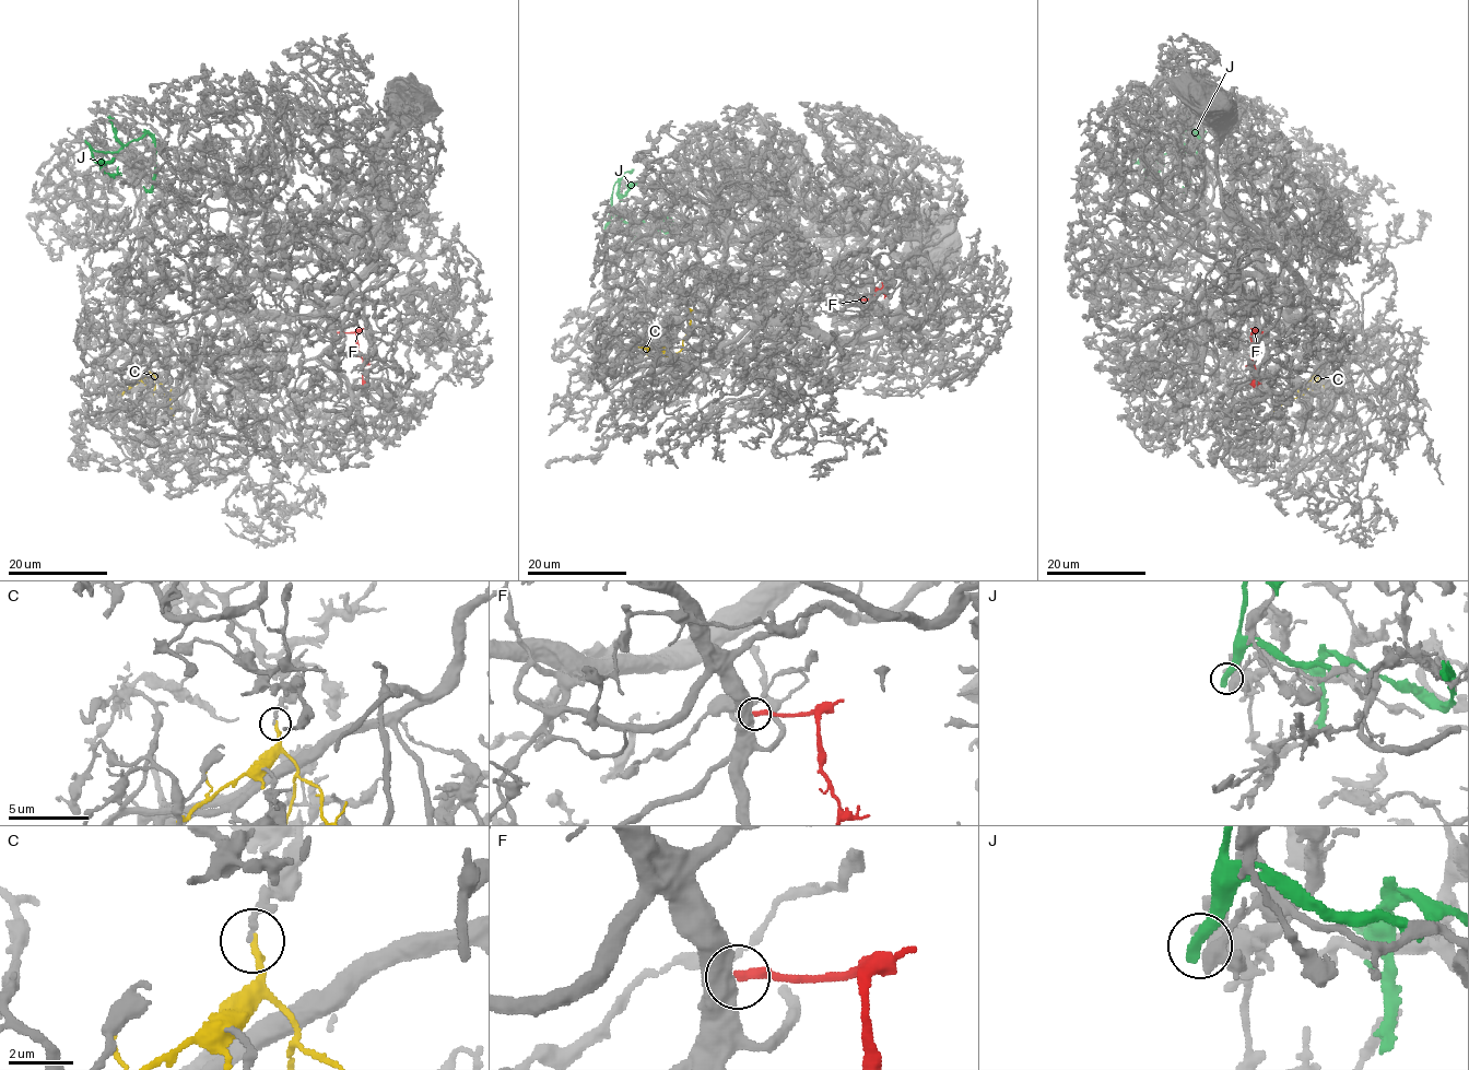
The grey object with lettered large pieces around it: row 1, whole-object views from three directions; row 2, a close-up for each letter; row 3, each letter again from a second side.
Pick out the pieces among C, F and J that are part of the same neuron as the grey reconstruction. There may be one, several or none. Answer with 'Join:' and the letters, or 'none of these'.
Join: none of these

